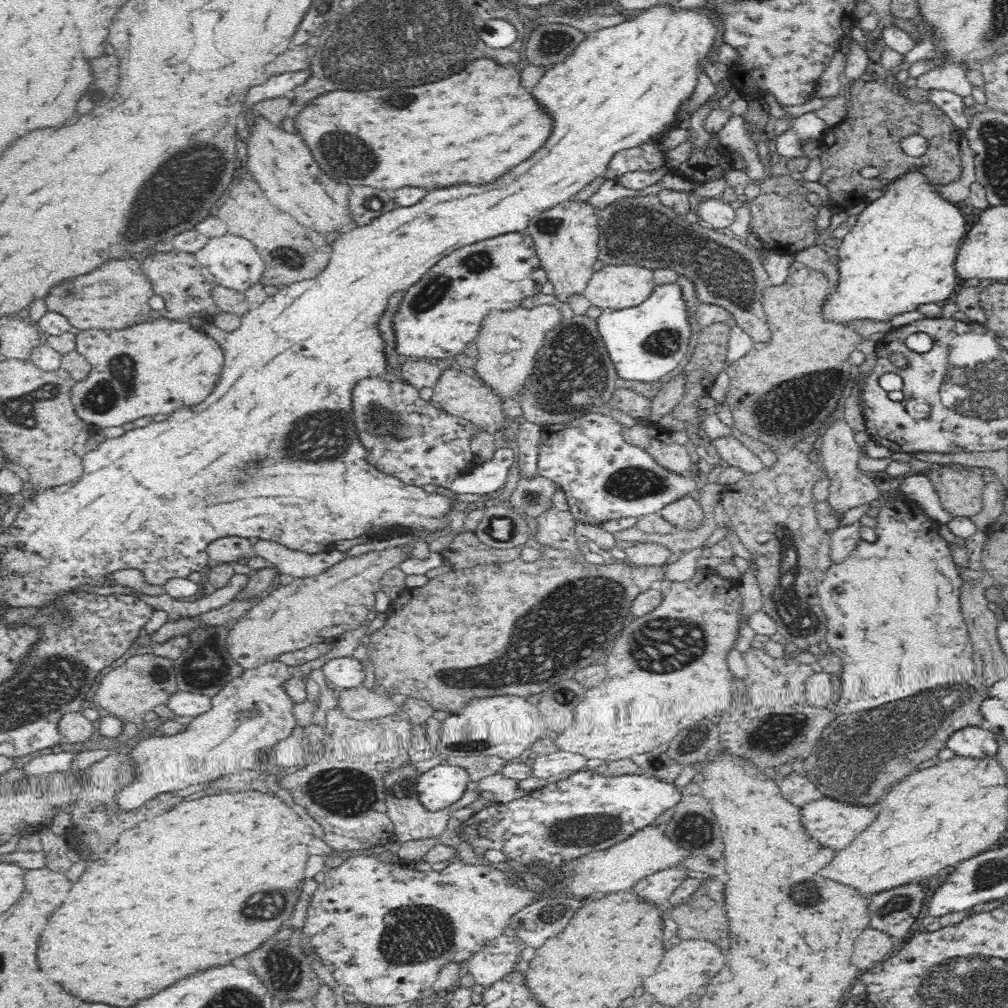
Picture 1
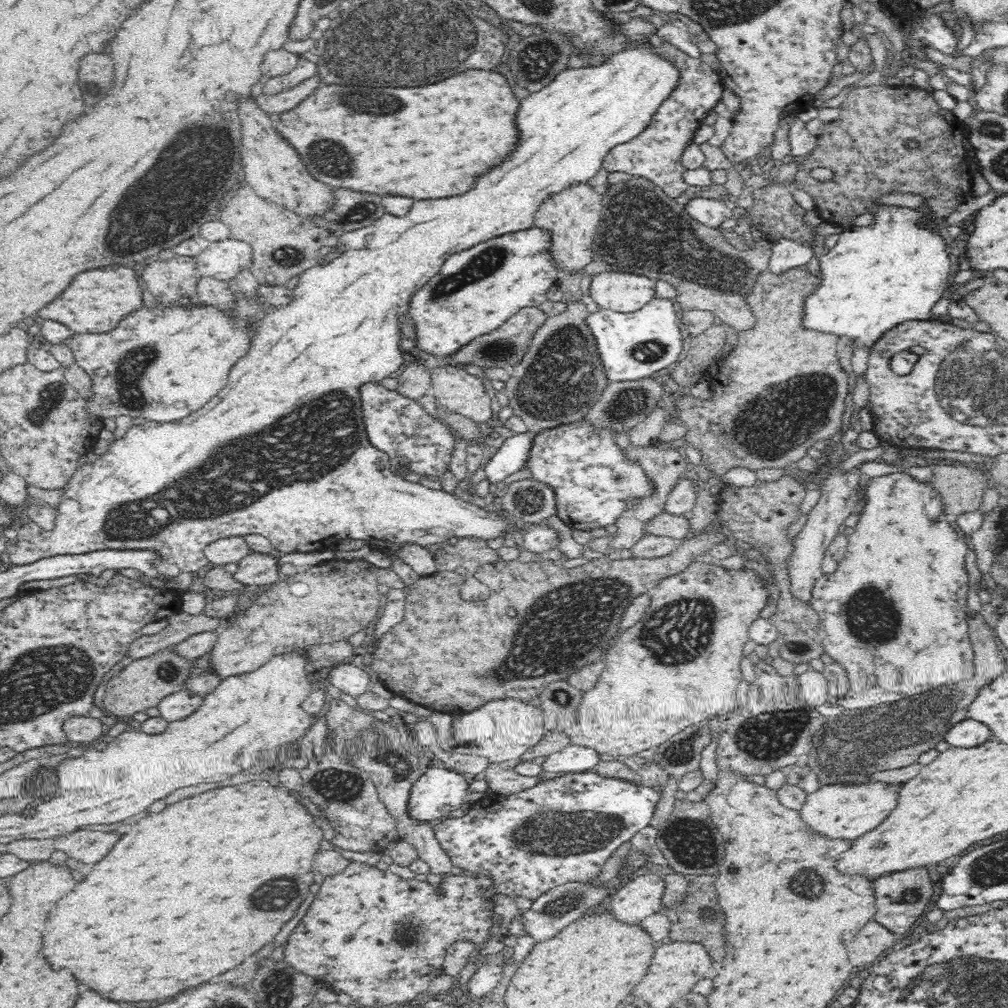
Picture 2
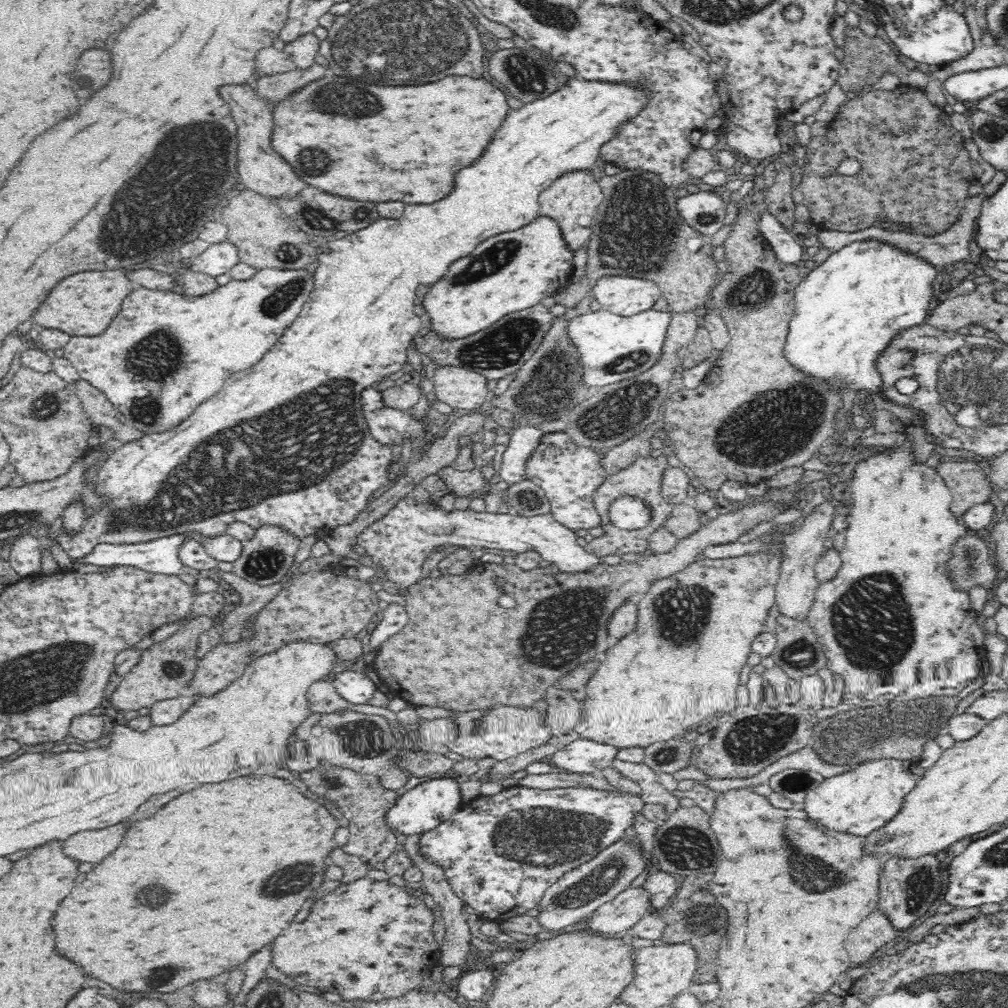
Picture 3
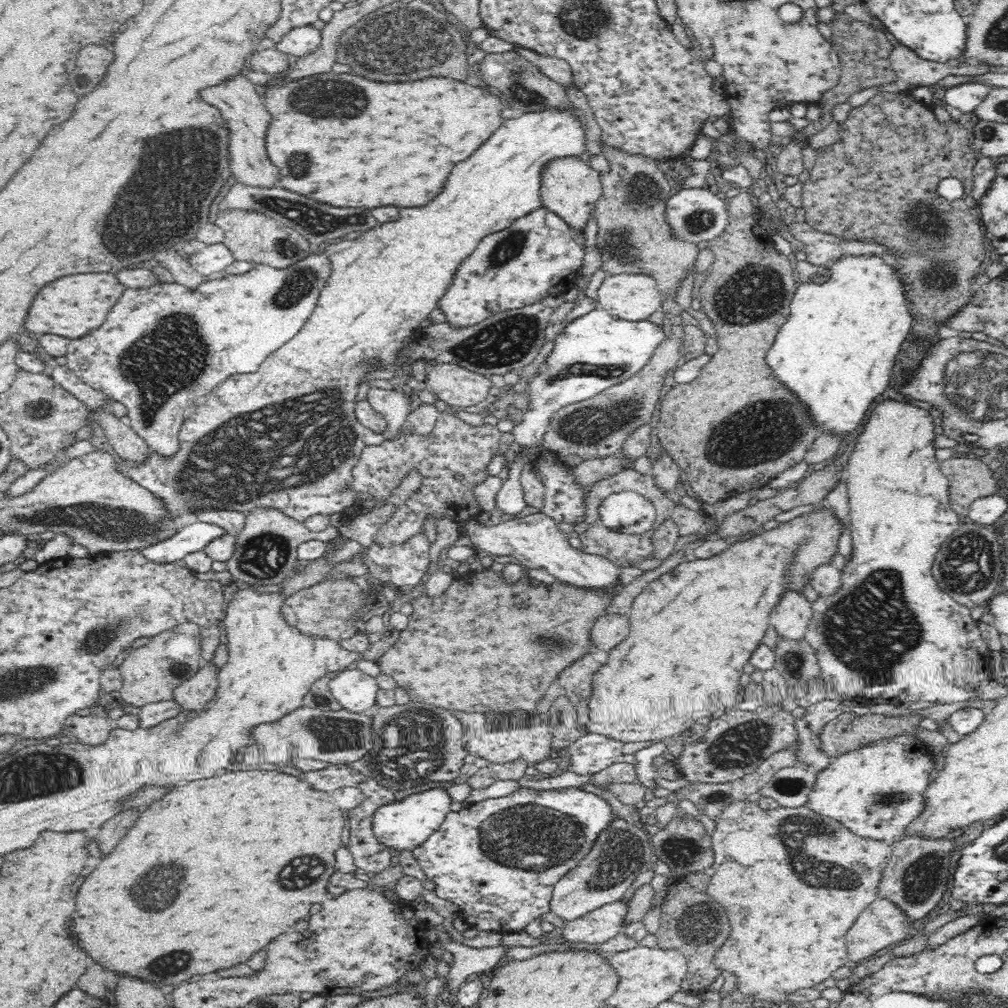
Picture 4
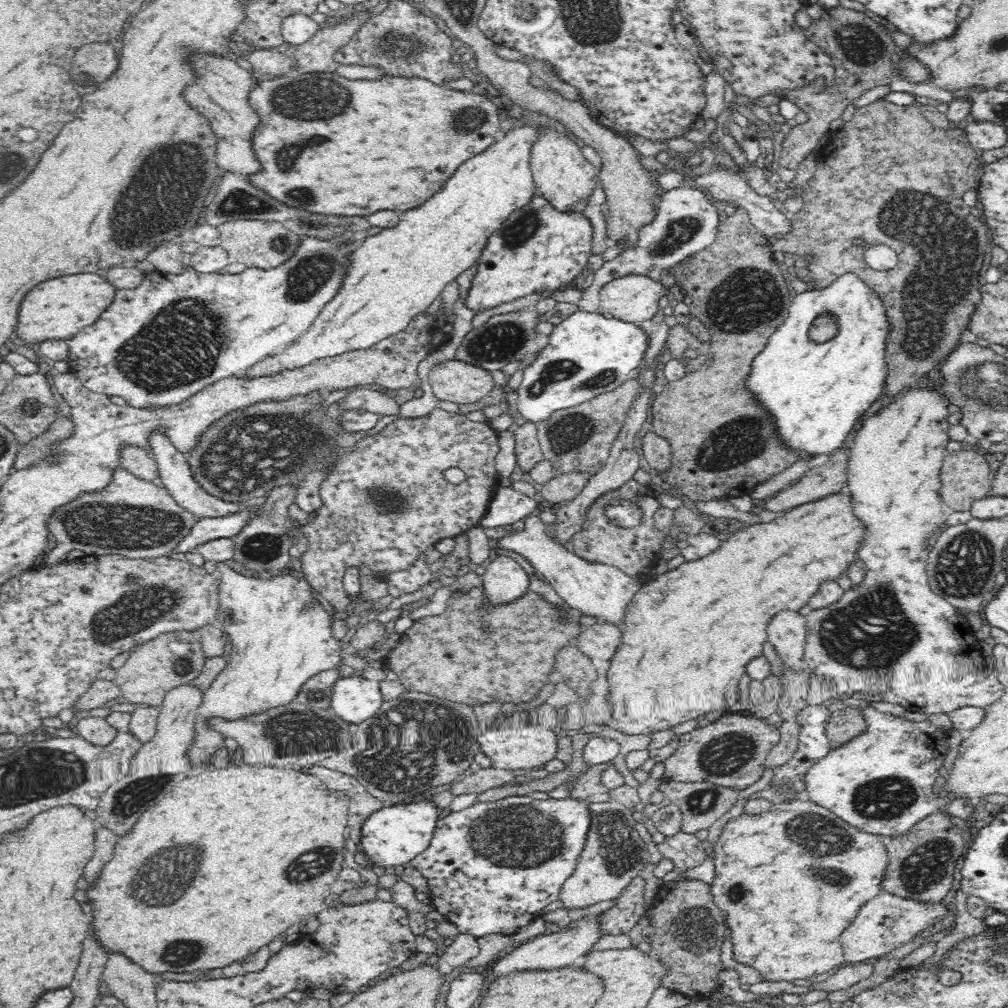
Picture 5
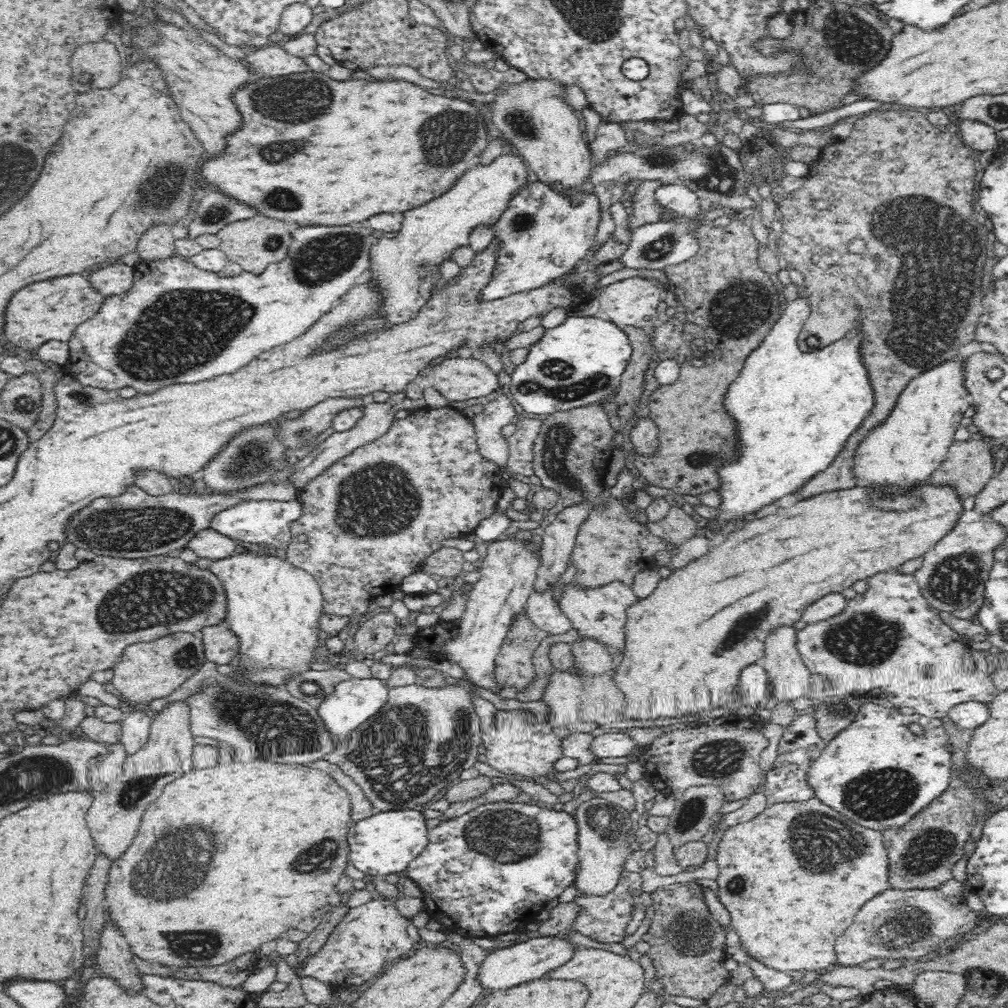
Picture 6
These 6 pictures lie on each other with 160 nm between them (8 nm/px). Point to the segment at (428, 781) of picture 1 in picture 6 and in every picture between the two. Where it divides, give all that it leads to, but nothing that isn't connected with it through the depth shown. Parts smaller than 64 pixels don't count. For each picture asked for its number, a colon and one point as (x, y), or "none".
2: (439, 791)
3: (432, 801)
4: (404, 824)
5: (392, 835)
6: (386, 842)

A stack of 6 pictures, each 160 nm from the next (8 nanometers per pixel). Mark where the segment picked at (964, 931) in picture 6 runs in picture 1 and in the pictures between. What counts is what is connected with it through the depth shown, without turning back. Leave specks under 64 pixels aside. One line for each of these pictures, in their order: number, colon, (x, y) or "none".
1: (873, 946)
2: (874, 941)
3: (869, 937)
4: (883, 924)
5: (888, 922)

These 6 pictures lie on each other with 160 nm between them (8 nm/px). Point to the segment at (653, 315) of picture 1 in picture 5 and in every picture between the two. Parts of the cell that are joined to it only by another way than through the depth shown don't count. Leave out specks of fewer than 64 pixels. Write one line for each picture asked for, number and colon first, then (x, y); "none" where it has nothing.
2: (635, 345)
3: (614, 348)
4: (594, 352)
5: (588, 354)

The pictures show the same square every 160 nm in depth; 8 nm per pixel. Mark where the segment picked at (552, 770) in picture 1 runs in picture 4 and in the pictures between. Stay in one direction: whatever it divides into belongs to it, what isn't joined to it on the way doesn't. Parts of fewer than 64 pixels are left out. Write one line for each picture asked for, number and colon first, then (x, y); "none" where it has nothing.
2: (573, 759)
3: (583, 756)
4: (591, 753)

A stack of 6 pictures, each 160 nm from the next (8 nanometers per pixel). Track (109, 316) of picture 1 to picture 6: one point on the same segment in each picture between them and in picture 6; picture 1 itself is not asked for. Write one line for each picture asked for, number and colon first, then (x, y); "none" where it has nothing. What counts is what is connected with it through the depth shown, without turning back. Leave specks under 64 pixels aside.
2: (98, 300)
3: (84, 304)
4: (72, 307)
5: (57, 309)
6: (46, 311)

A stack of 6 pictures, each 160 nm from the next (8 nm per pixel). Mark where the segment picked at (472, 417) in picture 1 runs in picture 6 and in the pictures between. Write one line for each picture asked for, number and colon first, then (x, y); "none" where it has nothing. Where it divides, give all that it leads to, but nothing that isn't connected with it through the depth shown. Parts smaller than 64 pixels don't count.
2: (459, 391)
3: (459, 388)
4: (454, 385)
5: (452, 380)
6: (456, 378)

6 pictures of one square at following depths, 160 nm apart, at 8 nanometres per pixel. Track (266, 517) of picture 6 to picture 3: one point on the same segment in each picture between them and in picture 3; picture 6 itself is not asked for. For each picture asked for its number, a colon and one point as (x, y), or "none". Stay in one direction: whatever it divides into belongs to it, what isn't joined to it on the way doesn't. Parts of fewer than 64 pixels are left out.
3: (158, 556)
4: (194, 537)
5: (207, 529)

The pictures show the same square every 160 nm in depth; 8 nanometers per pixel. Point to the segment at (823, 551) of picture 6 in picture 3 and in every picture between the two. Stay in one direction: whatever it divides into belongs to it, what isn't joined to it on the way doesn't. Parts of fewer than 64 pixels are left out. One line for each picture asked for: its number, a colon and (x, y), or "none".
3: (681, 667)
4: (694, 628)
5: (689, 634)

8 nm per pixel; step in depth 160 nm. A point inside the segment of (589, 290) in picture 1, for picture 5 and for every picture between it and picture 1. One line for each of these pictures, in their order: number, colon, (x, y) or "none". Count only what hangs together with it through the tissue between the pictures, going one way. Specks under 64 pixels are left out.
2: (618, 291)
3: (622, 295)
4: (632, 297)
5: (634, 298)

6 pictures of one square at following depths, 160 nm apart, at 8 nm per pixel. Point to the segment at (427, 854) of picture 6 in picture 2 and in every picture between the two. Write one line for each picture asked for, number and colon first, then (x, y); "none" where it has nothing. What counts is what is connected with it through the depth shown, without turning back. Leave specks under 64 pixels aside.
2: (560, 831)
3: (501, 853)
4: (497, 860)
5: (491, 867)

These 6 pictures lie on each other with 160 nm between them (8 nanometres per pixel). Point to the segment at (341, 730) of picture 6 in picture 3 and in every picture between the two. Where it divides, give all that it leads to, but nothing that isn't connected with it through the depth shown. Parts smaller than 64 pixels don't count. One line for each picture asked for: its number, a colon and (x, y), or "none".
3: (356, 688)
4: (354, 690)
5: (356, 698)

